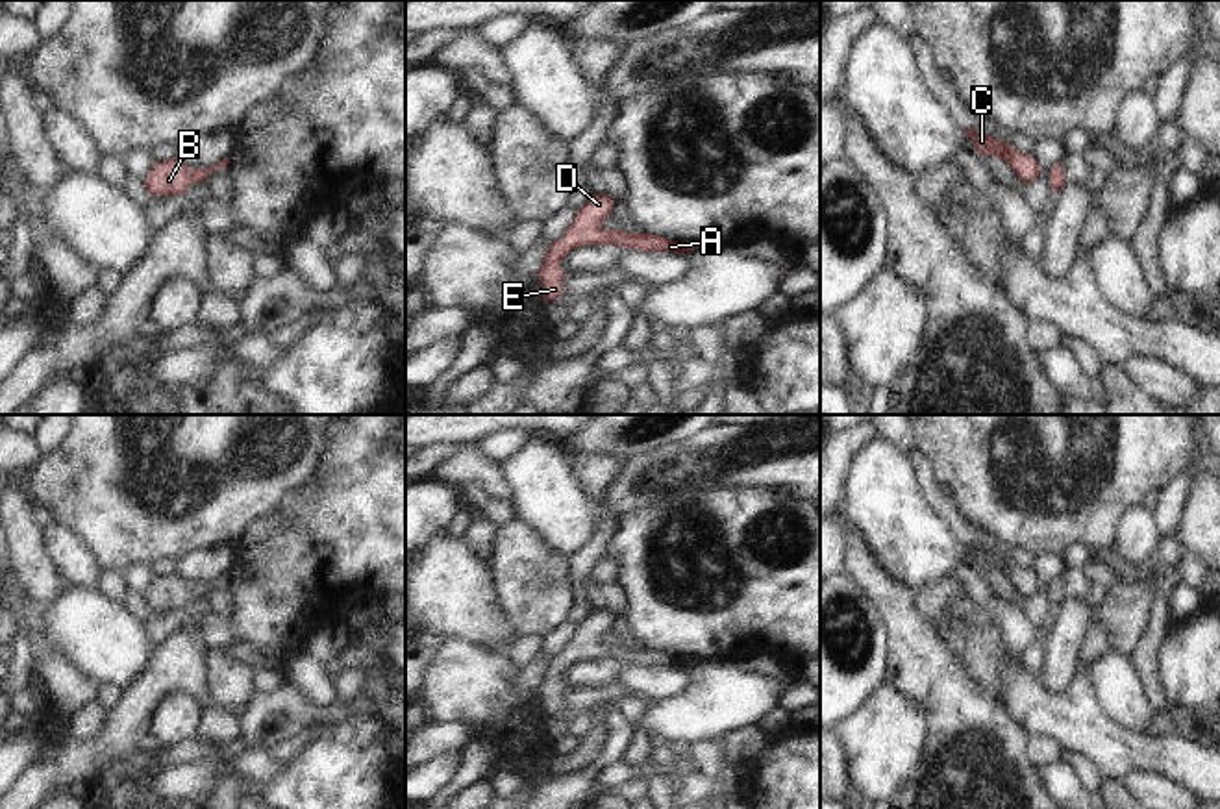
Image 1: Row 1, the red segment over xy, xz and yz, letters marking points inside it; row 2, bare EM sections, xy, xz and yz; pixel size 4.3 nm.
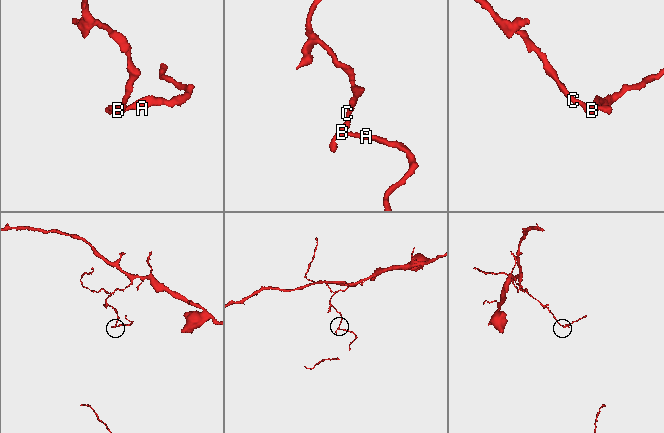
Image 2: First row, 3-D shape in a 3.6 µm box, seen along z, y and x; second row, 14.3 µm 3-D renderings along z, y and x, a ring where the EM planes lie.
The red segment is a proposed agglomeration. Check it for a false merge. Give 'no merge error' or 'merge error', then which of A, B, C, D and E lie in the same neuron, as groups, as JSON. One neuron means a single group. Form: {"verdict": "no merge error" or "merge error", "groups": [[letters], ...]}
{"verdict": "no merge error", "groups": [["A", "B", "C", "D", "E"]]}

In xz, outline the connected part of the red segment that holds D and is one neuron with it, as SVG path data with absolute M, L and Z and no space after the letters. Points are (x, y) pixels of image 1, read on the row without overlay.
M591 609L589 615L576 626L570 641L546 666L539 694L542 702L542 715L548 718L565 709L563 696L566 692L561 683L563 672L587 659L616 659L618 663L637 663L642 666L676 666L685 668L696 659L679 659L654 648L626 648L618 644L604 644L602 637L611 629L615 615L609 609Z

